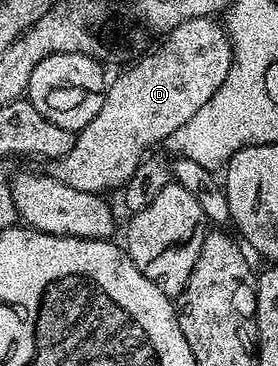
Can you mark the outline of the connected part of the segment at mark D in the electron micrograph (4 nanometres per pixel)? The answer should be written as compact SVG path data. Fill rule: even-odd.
M208 16L191 18L175 26L175 30L171 30L168 37L158 44L161 45L154 52L146 51L146 56L138 64L131 65L114 80L112 77L99 114L76 133L77 141L72 150L52 165L51 175L59 182L75 186L75 190L98 194L108 193L108 188L124 189L126 182L152 149L149 147L156 140L165 140L168 136L176 137L185 124L195 118L195 110L199 110L199 106L207 103L215 90L223 86L233 65L233 44L229 41L228 32L216 19Z

